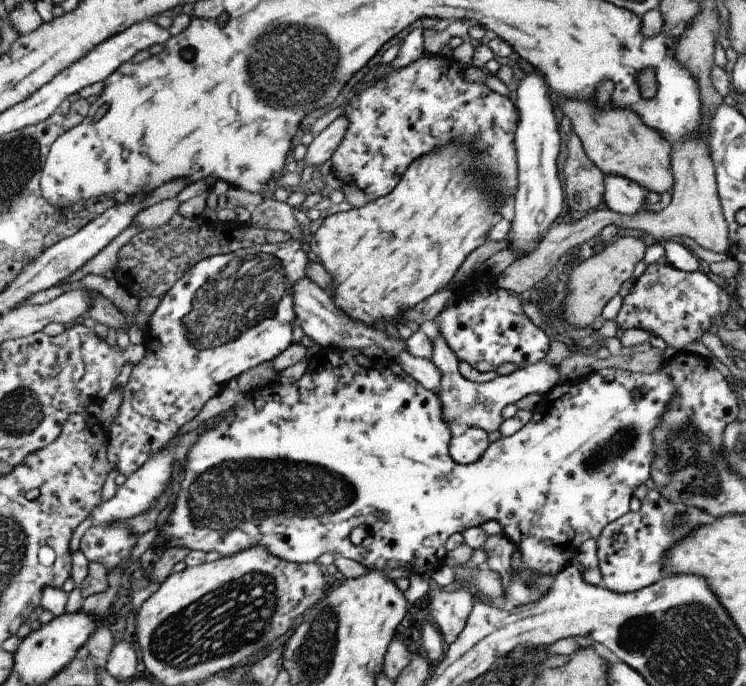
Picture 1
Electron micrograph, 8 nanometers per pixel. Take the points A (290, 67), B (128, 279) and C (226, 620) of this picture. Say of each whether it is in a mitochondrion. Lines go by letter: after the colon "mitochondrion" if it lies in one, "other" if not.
A: mitochondrion
B: other
C: mitochondrion

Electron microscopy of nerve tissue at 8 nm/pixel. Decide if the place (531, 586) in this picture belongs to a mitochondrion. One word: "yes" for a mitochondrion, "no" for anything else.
yes

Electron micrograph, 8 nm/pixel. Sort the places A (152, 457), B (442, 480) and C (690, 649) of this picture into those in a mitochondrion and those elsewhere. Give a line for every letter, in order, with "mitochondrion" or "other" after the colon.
A: other
B: mitochondrion
C: mitochondrion

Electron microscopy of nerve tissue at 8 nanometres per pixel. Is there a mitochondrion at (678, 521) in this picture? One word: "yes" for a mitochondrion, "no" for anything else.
yes

